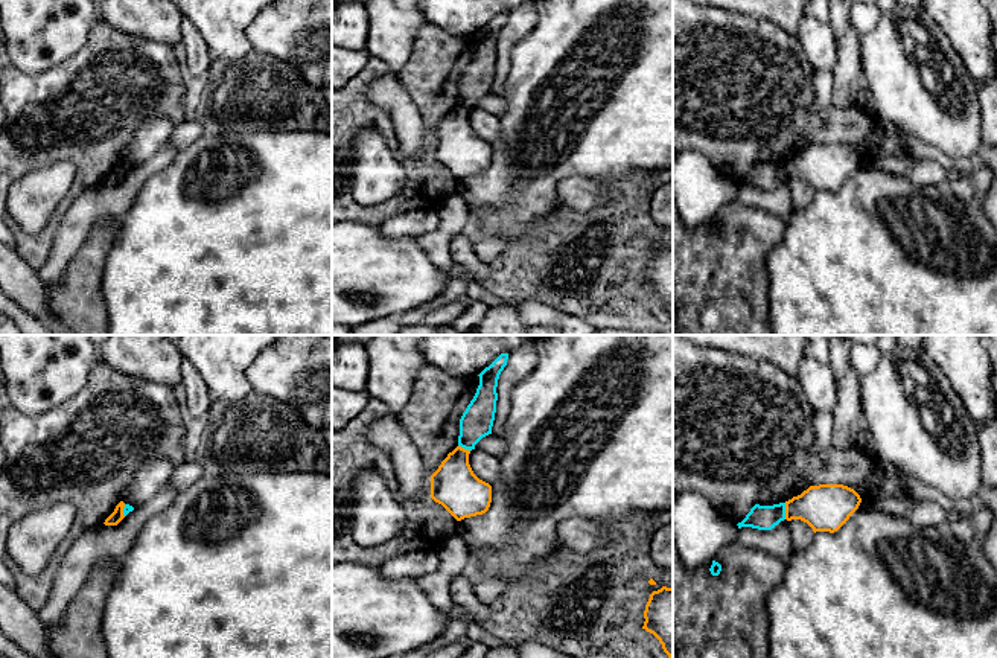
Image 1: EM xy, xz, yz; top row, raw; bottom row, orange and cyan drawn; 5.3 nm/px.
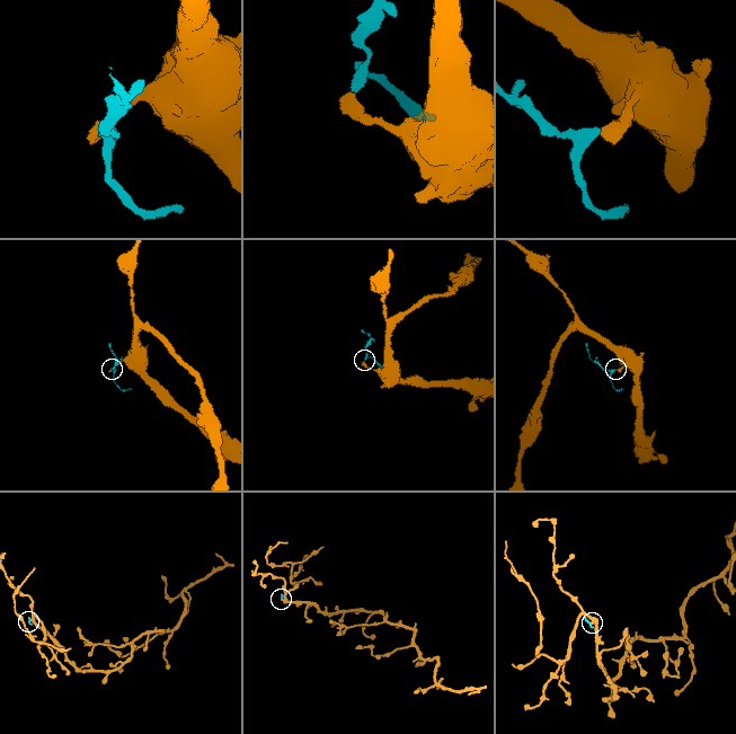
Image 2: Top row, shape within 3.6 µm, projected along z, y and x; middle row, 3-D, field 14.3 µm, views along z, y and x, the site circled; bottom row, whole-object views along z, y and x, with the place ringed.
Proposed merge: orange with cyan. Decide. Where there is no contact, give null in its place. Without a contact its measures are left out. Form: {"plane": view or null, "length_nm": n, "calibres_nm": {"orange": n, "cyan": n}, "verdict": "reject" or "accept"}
{"plane": "yz", "length_nm": 90, "calibres_nm": {"orange": 260, "cyan": 130}, "verdict": "reject"}

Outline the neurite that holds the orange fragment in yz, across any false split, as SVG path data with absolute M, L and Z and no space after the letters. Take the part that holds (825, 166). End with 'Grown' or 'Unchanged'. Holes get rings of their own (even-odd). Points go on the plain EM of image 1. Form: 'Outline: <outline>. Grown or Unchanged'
Outline: M843 143L810 145L801 154L785 160L785 178L801 178L813 190L837 190L858 168L860 154Z. Unchanged

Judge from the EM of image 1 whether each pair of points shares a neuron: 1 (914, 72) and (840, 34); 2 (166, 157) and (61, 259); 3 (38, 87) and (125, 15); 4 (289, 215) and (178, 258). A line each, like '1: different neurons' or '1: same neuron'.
1: different neurons
2: same neuron
3: different neurons
4: same neuron

